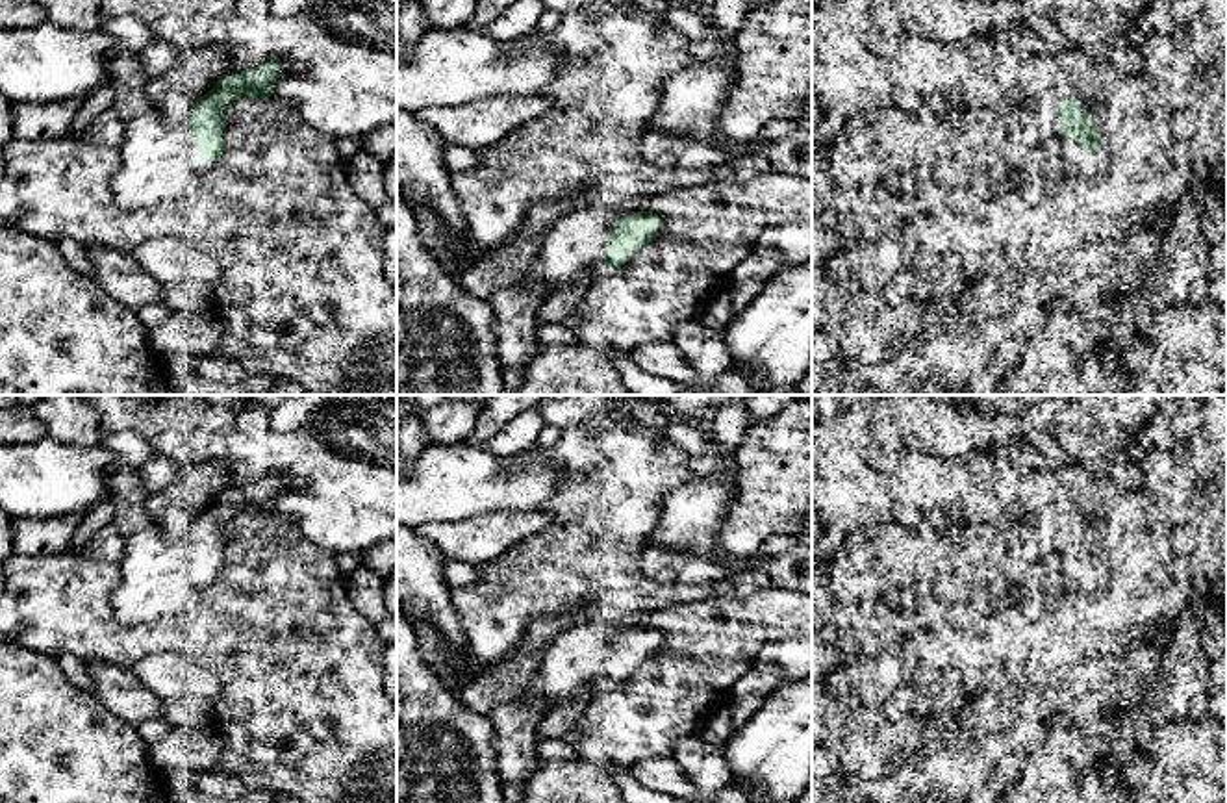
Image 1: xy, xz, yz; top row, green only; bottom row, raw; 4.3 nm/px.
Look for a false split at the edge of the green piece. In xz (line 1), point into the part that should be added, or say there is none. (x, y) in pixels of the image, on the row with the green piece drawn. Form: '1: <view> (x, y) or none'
1: xz (575, 242)

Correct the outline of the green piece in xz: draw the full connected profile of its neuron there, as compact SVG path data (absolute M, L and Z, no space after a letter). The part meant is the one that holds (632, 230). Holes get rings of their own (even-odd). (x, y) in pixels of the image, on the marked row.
M601 206L560 217L543 241L523 284L539 284L545 295L565 287L582 269L625 265L662 230L656 213L625 213L612 228Z

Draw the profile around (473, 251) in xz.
M471 239L465 247L460 247L456 250L456 254L463 260L463 261L471 261L476 263L478 260L489 256L493 250L497 250L499 247L491 249L491 247L484 247L480 243L476 243L474 239Z

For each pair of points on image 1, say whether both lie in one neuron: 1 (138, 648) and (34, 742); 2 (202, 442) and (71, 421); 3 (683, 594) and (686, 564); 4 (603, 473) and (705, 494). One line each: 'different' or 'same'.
1: different
2: different
3: different
4: different

